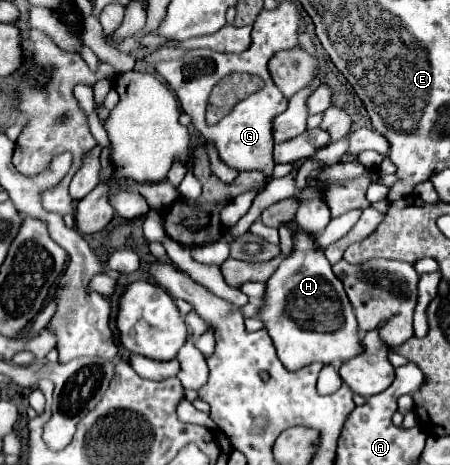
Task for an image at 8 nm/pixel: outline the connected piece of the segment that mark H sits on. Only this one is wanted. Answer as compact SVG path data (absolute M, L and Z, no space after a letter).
M304 231L294 233L294 251L290 257L286 257L280 267L272 273L272 277L266 281L266 299L262 307L262 321L274 341L274 347L278 351L280 361L288 371L298 371L314 361L320 361L324 365L336 363L336 361L348 361L364 351L364 343L358 333L354 309L346 297L346 291L342 287L342 281L332 273L332 267L322 251L314 247L314 237L306 235Z

